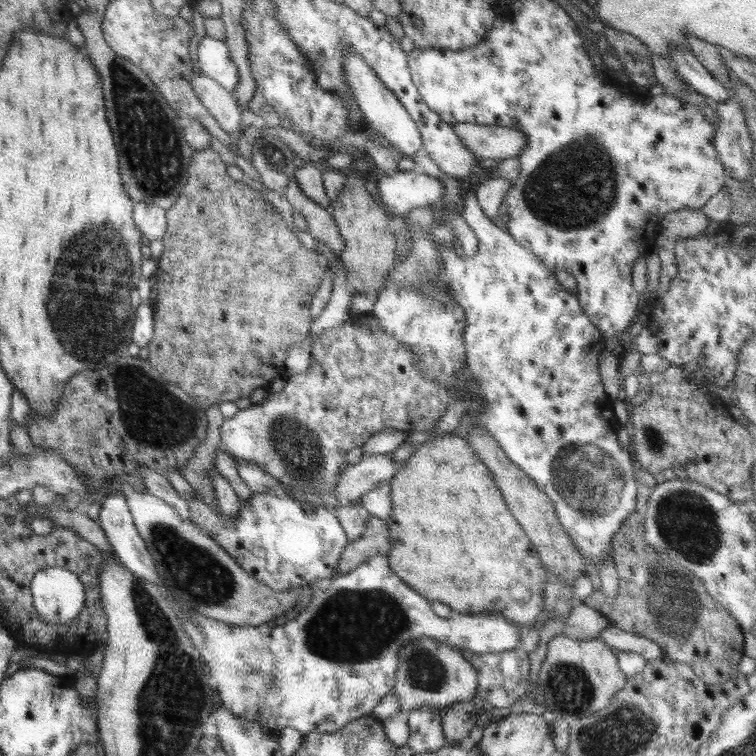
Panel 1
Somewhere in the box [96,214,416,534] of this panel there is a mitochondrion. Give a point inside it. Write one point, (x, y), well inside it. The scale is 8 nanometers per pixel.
(156, 417)

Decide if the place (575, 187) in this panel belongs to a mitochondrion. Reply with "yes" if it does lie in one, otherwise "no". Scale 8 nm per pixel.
yes

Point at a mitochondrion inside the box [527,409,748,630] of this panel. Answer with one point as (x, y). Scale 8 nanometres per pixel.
(591, 480)

